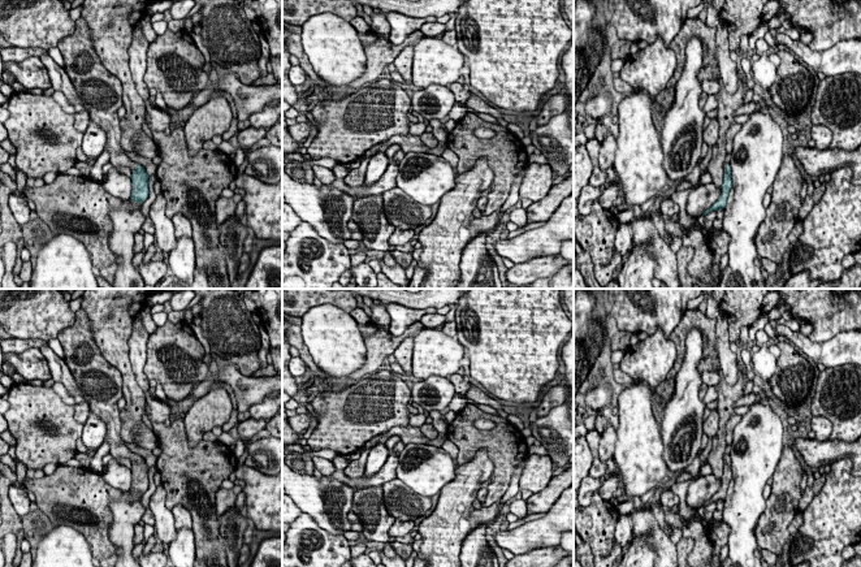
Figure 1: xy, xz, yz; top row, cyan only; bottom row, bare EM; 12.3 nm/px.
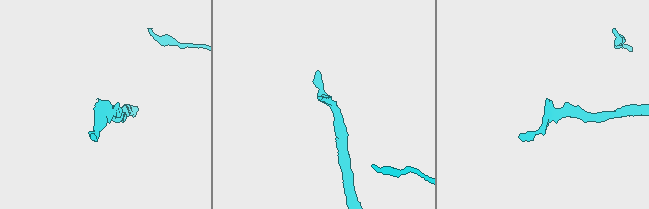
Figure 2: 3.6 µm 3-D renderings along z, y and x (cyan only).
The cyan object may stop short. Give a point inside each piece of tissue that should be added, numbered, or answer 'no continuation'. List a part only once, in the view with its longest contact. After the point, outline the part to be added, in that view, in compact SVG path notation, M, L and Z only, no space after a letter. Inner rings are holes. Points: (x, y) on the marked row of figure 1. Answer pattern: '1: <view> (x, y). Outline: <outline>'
1: xy (100, 92). Outline: M79 17L72 35L62 38L60 49L74 90L88 111L90 118L107 134L105 150L113 168L138 168L121 147L121 127L117 111L122 104L122 83L100 62L91 40L87 22Z

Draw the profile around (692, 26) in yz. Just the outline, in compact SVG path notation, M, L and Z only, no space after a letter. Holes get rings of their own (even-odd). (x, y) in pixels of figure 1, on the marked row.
M698 17L687 18L679 34L671 42L669 48L671 48L676 55L678 70L670 79L670 86L666 90L661 91L654 99L654 105L662 105L665 113L672 107L672 103L675 100L675 85L682 77L685 65L687 43L692 36L697 36L704 48L704 64L698 73L698 82L701 83L704 79L713 82L721 78L715 34L717 27L709 27Z

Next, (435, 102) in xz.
M430 85L411 96L412 112L428 121L445 118L454 104L455 96L449 86Z

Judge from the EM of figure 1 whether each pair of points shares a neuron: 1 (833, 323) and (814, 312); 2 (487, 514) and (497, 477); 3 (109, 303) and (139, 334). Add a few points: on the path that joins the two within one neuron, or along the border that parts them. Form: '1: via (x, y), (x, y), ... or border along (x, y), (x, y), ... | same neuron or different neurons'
1: via (829, 320), (818, 312) | same neuron
2: border along (500, 498), (483, 507) | different neurons
3: border along (138, 314), (129, 340), (129, 358) | different neurons

